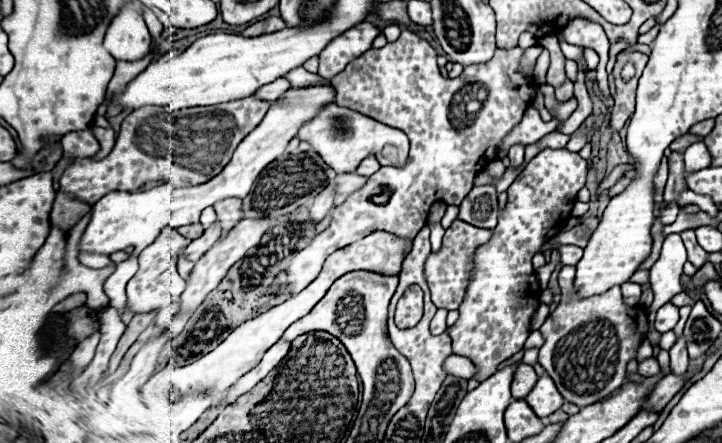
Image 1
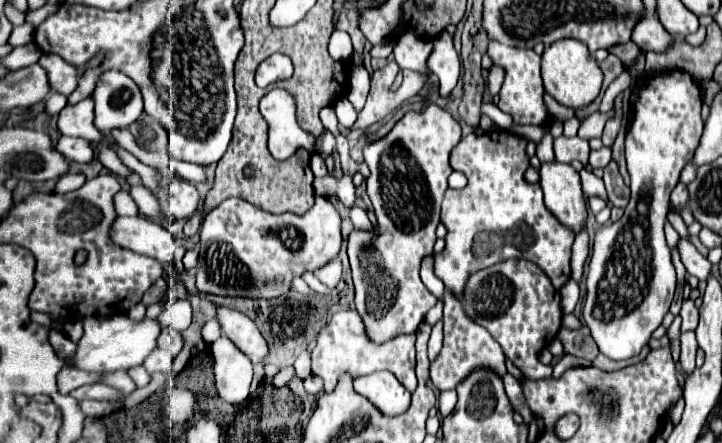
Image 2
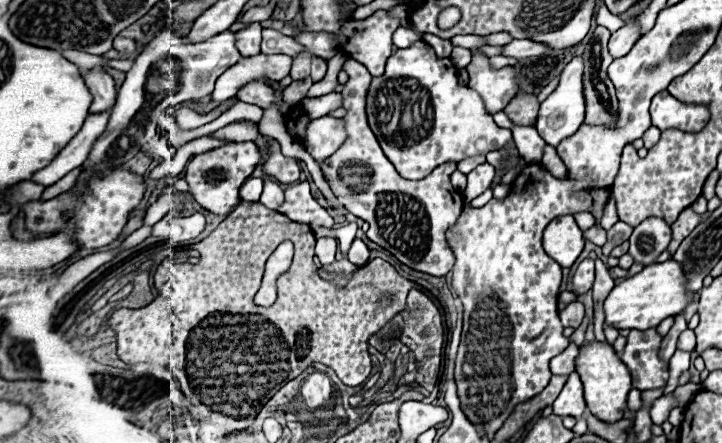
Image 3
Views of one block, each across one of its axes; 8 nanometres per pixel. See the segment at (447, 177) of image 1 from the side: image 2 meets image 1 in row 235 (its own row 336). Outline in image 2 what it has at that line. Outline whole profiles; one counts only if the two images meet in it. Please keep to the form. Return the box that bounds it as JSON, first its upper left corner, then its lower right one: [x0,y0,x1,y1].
[312,310,416,392]

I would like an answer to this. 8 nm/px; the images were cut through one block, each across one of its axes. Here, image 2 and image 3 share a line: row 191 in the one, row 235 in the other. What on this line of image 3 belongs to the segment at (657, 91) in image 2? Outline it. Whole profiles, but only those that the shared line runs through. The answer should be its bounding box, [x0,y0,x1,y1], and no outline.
[628,218,672,264]

